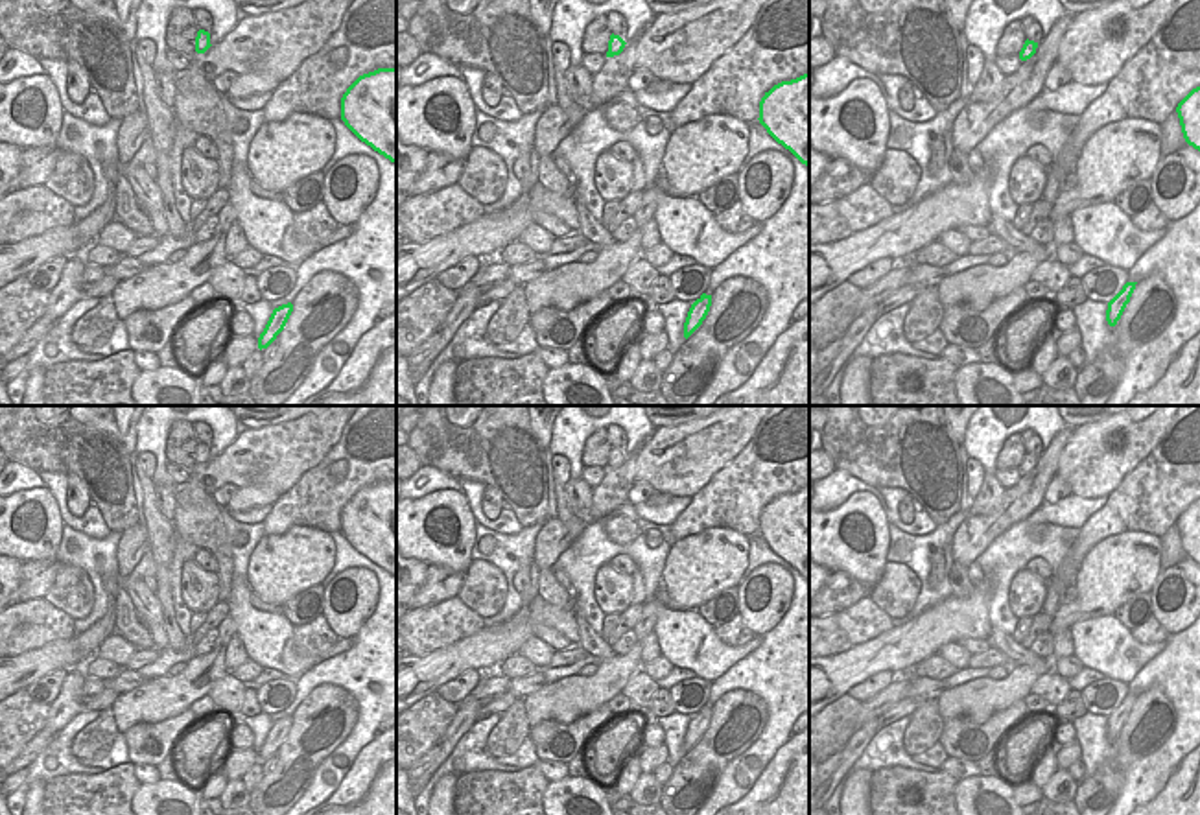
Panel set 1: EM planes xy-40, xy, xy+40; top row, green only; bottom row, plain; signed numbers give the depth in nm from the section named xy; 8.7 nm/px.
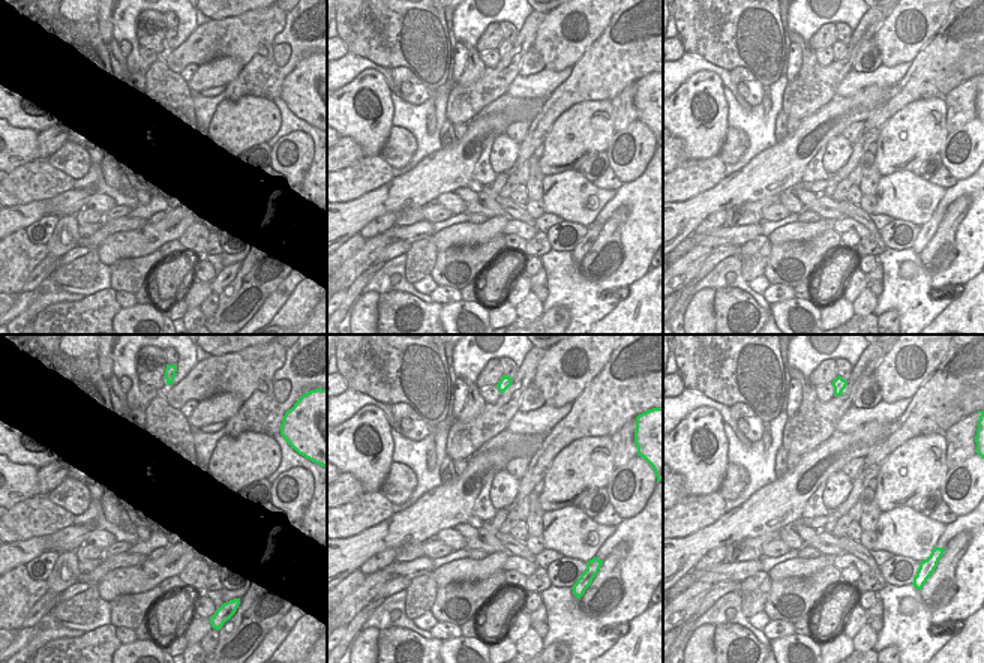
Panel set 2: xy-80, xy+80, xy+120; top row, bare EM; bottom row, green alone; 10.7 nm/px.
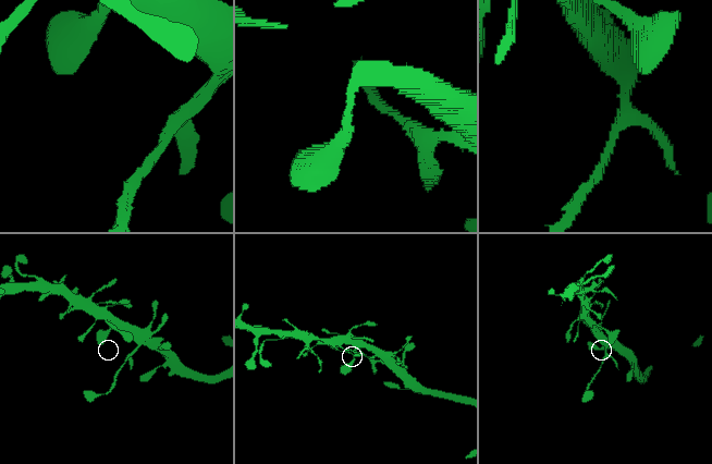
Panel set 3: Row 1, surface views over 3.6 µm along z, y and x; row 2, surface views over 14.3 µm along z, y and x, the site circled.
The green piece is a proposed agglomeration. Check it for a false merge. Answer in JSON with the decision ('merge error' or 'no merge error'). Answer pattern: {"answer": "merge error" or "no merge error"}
{"answer": "merge error"}

